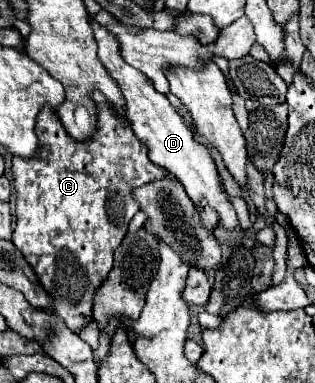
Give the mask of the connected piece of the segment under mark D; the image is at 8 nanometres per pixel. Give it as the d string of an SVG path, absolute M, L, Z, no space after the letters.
M90 22L90 24L94 30L94 36L96 36L96 44L98 44L98 58L104 64L104 68L108 68L108 74L116 80L116 84L124 96L124 102L126 102L124 104L126 116L132 124L134 134L150 148L150 160L154 164L170 170L170 174L182 182L186 194L194 202L200 202L200 198L204 196L208 200L208 204L218 212L220 224L226 230L234 230L238 226L238 218L236 218L236 212L234 212L228 196L224 194L222 186L218 184L218 170L216 170L216 164L214 164L208 148L194 142L194 130L184 124L182 116L172 108L168 98L164 94L158 94L140 70L128 66L122 60L120 44L116 42L116 38L100 24L96 24L96 22Z

